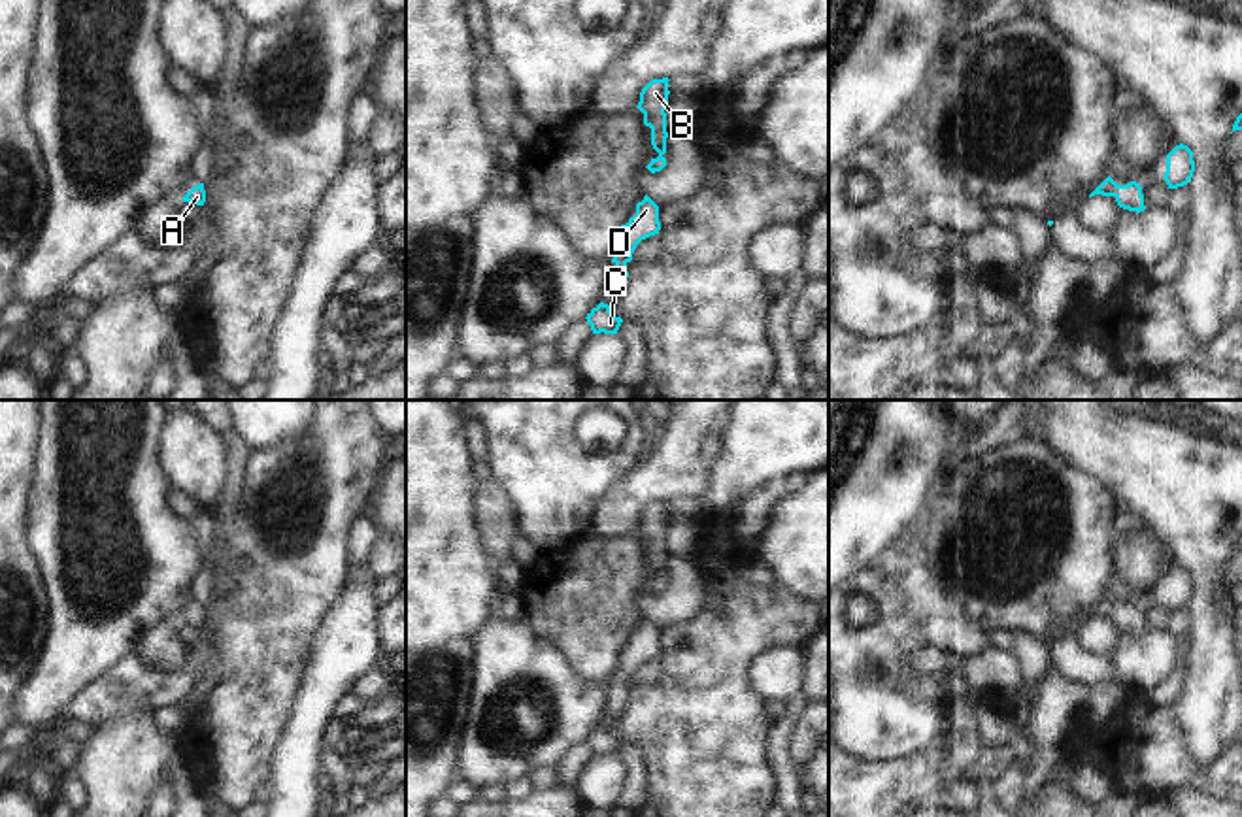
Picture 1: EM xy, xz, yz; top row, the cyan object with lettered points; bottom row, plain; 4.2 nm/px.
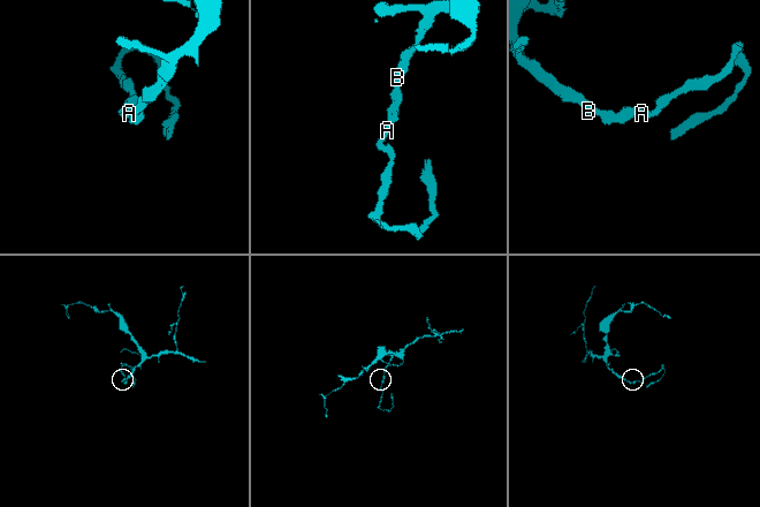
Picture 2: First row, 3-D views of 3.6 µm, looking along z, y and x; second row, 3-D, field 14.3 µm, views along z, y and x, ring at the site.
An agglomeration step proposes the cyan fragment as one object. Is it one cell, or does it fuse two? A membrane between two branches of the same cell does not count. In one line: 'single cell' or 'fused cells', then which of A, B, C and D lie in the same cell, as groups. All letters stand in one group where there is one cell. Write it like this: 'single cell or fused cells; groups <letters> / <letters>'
single cell; groups A B C D

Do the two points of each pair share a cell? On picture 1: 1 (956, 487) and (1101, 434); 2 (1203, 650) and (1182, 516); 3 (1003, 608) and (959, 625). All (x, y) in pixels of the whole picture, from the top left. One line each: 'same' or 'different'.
1: different
2: same
3: different

